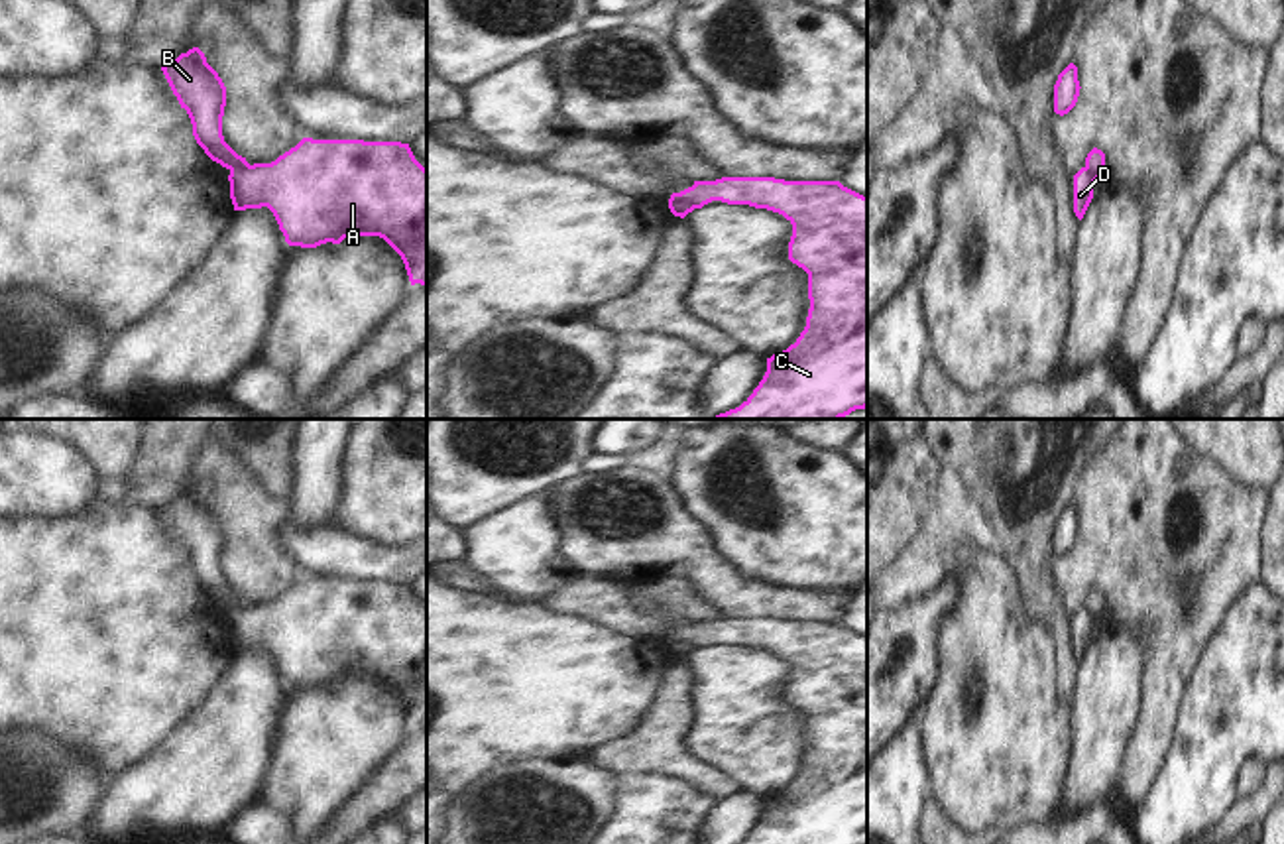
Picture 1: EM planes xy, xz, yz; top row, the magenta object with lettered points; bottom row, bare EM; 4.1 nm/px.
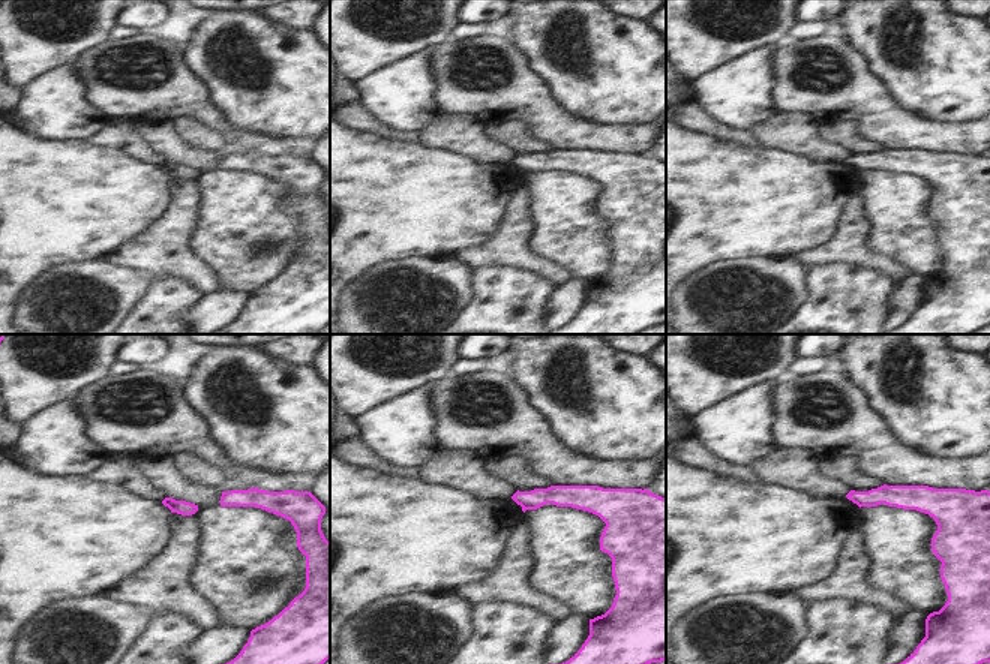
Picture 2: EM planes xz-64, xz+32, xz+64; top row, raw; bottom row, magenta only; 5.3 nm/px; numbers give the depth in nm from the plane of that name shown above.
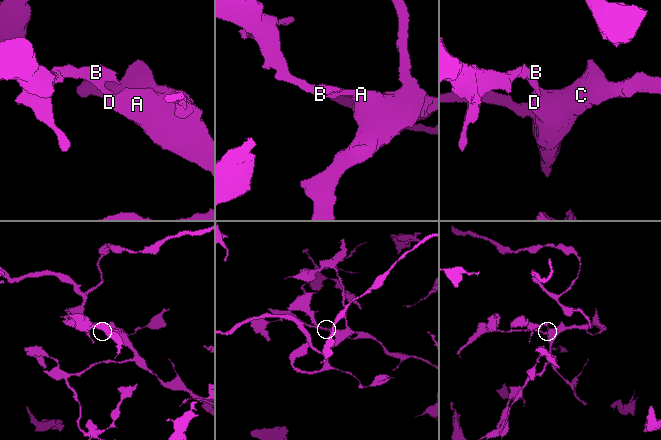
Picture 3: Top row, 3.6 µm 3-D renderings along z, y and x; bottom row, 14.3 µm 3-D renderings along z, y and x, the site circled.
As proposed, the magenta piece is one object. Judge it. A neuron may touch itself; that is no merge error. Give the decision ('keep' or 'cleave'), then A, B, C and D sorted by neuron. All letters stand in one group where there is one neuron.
cleave | A C D / B

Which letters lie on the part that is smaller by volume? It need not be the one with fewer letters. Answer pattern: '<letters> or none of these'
B

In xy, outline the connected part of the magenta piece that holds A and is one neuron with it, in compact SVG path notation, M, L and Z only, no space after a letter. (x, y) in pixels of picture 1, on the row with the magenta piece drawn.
M303 138L271 163L228 175L234 211L267 207L289 246L379 236L403 260L411 285L427 285L427 169L409 144Z

